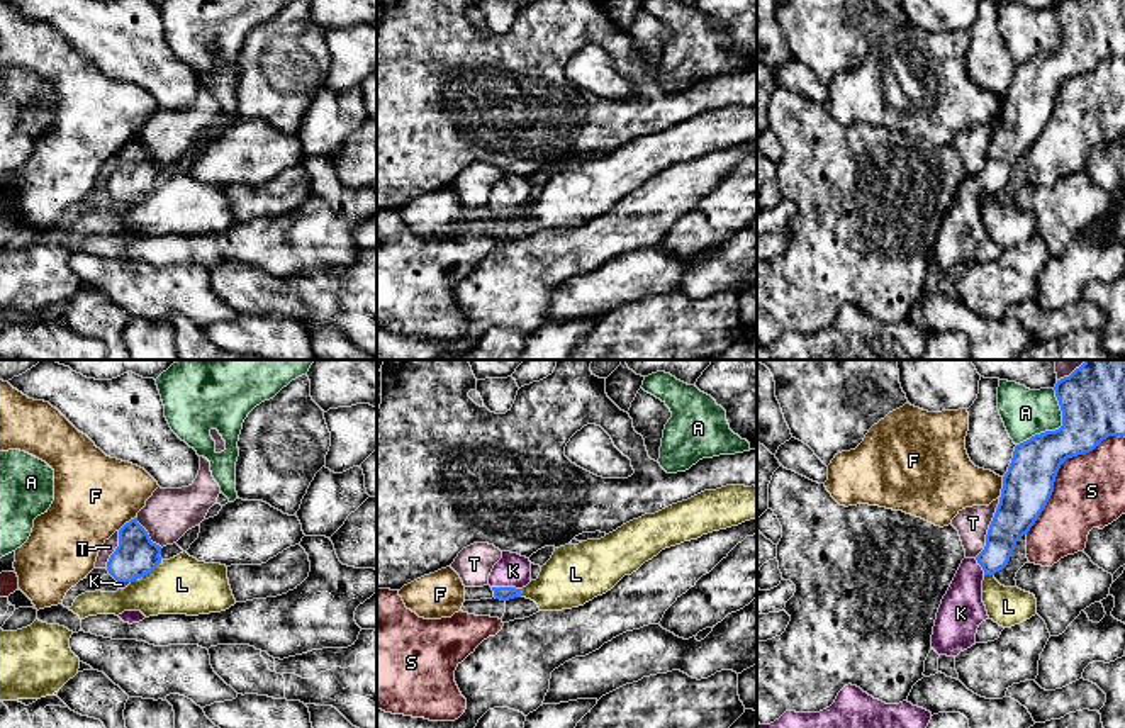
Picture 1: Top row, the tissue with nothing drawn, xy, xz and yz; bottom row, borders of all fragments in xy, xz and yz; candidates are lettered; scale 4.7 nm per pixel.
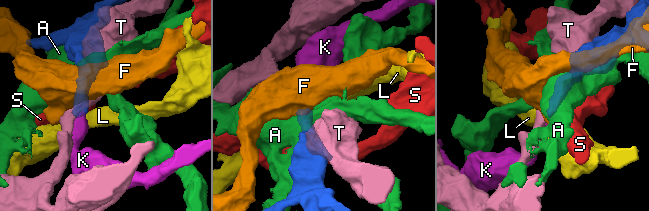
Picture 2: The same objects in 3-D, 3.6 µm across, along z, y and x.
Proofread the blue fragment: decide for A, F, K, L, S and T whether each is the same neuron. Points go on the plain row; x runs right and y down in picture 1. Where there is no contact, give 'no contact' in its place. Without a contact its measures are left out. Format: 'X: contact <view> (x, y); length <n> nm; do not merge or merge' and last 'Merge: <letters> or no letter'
A: contact yz (1056, 50); length 320 nm; do not merge
F: contact yz (1003, 106); length 90 nm; do not merge
K: contact xz (506, 207); length 140 nm; merge
L: contact xy (146, 194); length 180 nm; do not merge
S: contact yz (1059, 87); length 650 nm; do not merge
T: contact yz (990, 146); length 320 nm; do not merge
Merge: K

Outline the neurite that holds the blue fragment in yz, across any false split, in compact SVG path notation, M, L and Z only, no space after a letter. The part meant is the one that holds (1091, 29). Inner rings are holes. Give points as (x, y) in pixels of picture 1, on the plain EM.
M1057 0L1055 17L1062 46L1015 66L1003 97L999 124L986 154L986 166L976 178L964 178L937 232L932 268L938 275L957 277L976 265L976 253L988 231L982 222L982 200L1003 190L1016 161L1030 151L1045 129L1061 85L1072 76L1093 71L1108 56L1125 56L1125 0Z

